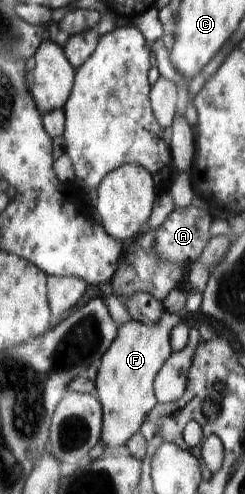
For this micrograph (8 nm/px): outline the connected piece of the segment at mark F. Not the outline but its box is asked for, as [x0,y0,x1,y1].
[94,311,187,448]

